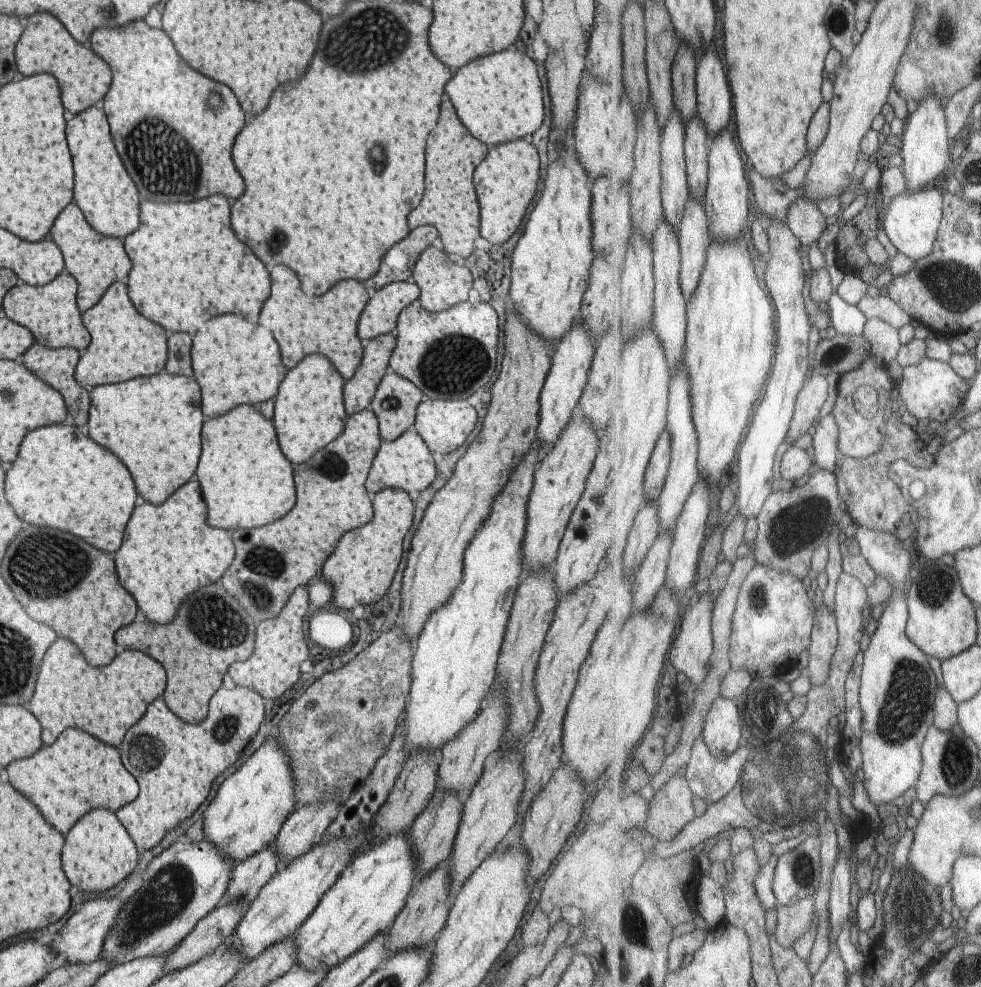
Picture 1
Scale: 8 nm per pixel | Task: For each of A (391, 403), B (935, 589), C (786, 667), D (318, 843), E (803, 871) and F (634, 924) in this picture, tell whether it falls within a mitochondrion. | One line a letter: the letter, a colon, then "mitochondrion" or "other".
A: mitochondrion
B: mitochondrion
C: other
D: other
E: mitochondrion
F: mitochondrion

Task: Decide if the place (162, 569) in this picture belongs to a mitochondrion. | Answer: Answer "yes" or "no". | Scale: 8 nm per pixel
no

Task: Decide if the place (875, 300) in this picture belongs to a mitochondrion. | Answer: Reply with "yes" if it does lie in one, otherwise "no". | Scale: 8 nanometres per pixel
no

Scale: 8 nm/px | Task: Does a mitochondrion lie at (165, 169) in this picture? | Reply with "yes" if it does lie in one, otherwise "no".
yes

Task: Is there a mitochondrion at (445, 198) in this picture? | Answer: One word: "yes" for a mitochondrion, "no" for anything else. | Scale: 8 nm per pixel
no

